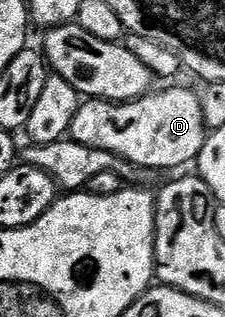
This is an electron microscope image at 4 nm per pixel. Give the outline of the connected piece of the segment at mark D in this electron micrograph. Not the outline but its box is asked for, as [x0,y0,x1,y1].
[70,89,206,169]

